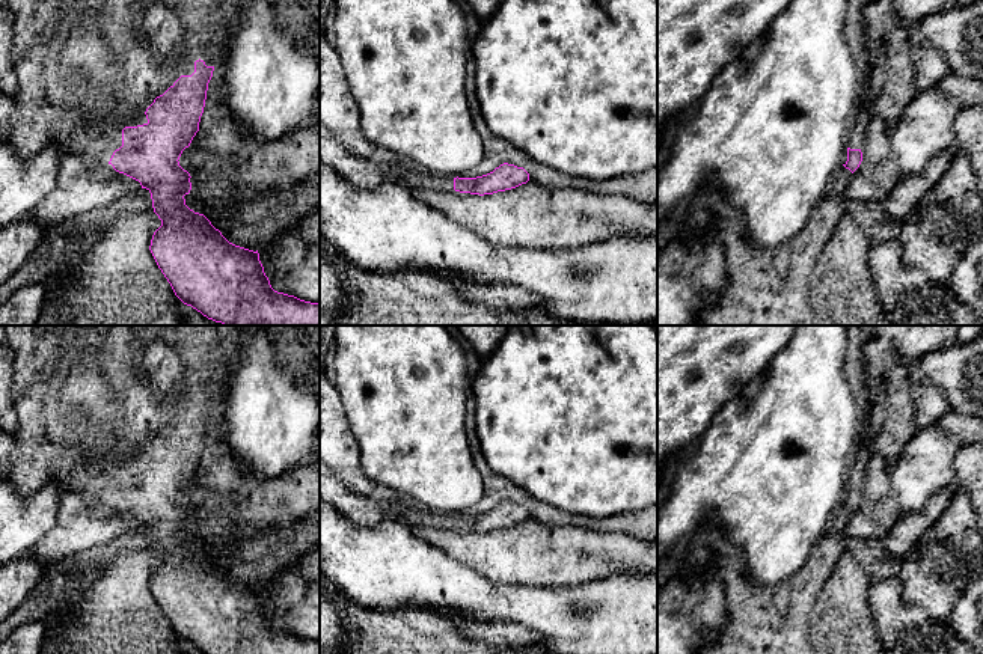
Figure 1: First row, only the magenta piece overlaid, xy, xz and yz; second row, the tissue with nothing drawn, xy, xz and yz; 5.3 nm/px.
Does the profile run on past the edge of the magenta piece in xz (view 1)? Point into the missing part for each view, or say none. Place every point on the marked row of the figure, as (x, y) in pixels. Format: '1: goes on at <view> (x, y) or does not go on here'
1: goes on at xz (365, 175)

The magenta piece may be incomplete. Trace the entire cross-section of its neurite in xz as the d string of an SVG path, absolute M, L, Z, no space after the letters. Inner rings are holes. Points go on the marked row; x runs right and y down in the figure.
M320 121L320 161L359 190L372 190L383 182L400 182L409 190L428 188L470 194L493 194L516 188L529 181L523 167L504 163L493 172L476 178L448 178L430 175L410 163L378 164L357 158Z

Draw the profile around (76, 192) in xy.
M65 154L56 188L26 219L51 226L142 188L139 181L119 172L112 181L93 179L89 172L90 161L84 155Z

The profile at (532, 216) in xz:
M532 181L484 196L428 188L412 188L410 191L430 208L443 212L455 223L498 246L546 250L606 241L627 231L657 235L657 205L639 203L618 194L550 188Z

